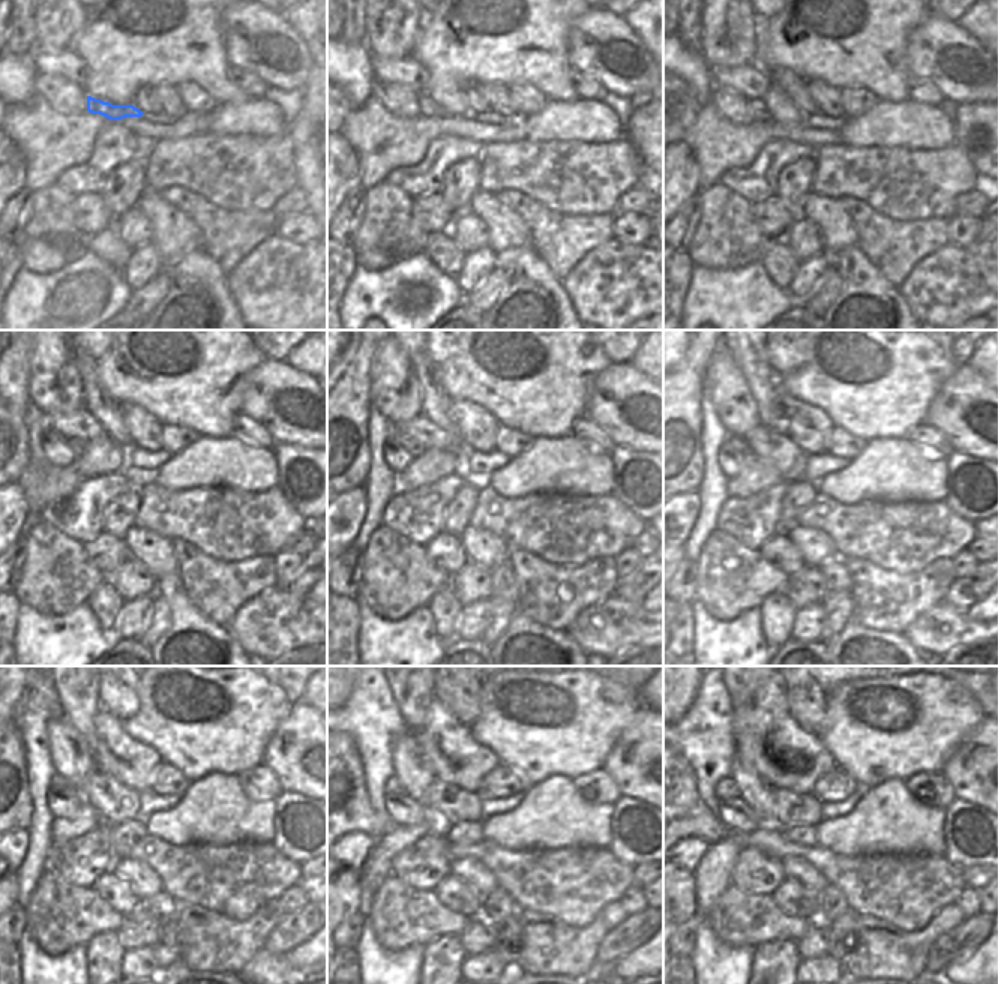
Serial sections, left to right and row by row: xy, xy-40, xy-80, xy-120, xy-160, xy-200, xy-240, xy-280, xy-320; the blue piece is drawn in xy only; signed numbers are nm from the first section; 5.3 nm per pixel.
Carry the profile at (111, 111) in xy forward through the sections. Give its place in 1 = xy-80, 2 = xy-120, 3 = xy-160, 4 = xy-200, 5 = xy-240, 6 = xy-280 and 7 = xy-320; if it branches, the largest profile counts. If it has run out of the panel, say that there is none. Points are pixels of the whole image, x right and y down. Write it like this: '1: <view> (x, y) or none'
1: xy-80 (757, 107)
2: xy-120 (77, 446)
3: xy-160 (413, 447)
4: xy-200 (737, 443)
5: xy-240 (59, 782)
6: xy-280 (392, 785)
7: xy-320 (725, 788)

